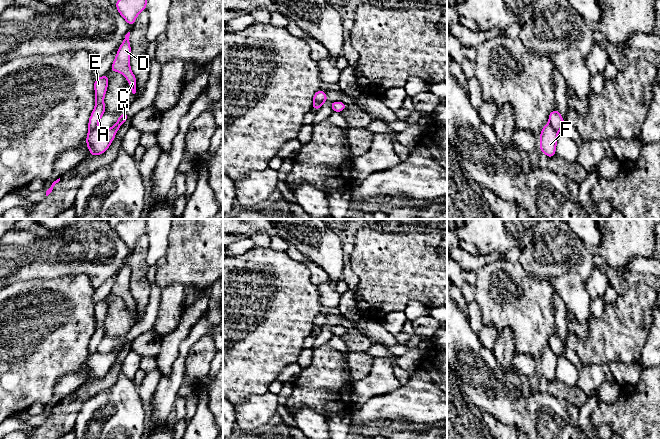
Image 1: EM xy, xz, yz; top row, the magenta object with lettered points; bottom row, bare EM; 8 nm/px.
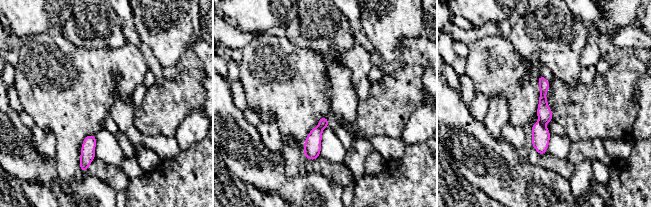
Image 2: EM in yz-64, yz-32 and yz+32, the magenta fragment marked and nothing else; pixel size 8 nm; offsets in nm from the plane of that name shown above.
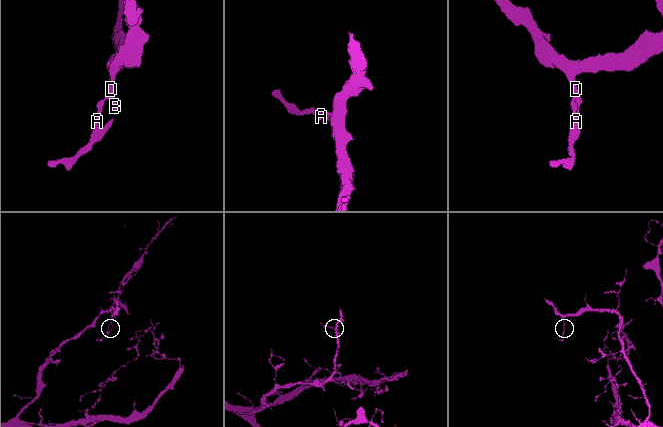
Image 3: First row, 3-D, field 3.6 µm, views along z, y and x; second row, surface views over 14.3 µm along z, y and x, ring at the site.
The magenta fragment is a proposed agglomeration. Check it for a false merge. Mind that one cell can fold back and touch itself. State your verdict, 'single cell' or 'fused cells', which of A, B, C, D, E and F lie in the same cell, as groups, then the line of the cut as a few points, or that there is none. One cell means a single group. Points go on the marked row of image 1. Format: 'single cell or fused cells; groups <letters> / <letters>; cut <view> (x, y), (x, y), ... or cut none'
single cell; groups A B C D E F; cut none

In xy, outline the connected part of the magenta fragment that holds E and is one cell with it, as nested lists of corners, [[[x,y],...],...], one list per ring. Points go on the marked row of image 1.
[[[105,74],[94,81],[96,94],[95,108],[89,118],[89,131],[86,139],[86,145],[88,146],[91,156],[103,154],[111,145],[123,122],[129,120],[127,112],[123,111],[113,127],[108,129],[100,129],[97,127],[99,120],[106,112],[104,96],[107,91],[107,86],[108,74]]]

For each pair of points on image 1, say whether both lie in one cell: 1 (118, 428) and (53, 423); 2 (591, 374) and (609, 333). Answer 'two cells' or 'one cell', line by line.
1: two cells
2: two cells

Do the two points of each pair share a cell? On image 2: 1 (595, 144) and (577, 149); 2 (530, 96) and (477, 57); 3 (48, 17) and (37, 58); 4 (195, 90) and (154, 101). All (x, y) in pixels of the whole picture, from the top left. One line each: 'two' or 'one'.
1: one
2: one
3: two
4: one

